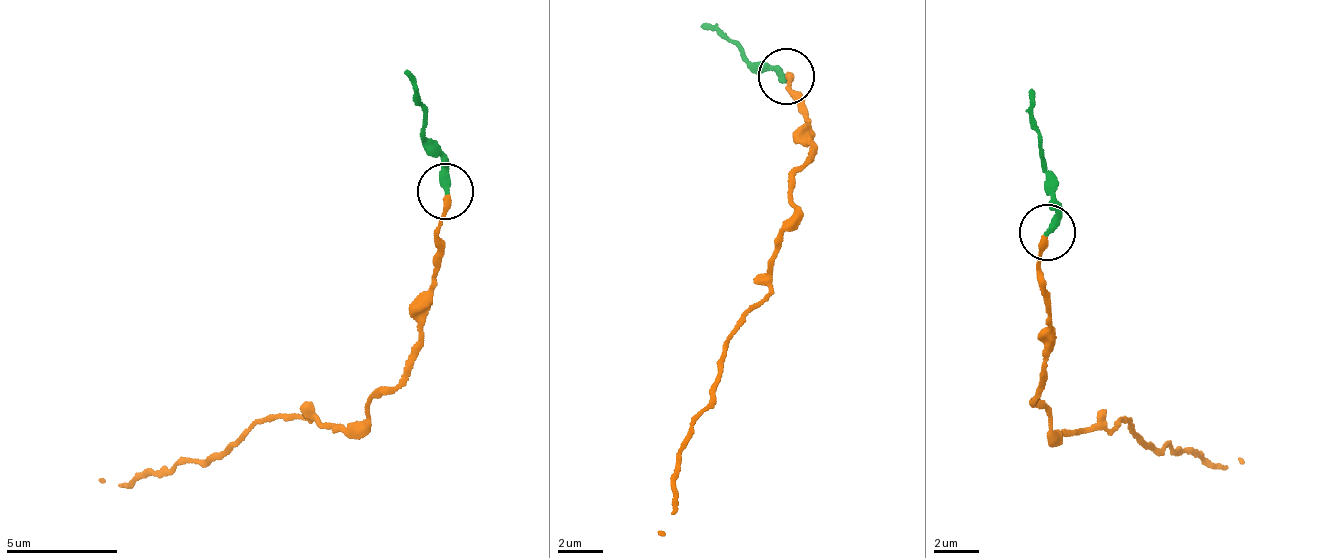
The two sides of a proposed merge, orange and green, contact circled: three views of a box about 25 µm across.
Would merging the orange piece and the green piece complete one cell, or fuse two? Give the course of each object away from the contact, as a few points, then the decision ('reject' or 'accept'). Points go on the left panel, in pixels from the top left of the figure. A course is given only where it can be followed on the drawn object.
orange via (447, 195), (424, 344), (371, 400), (369, 418), (341, 427), (276, 415), (203, 460), (99, 477) | green via (447, 190), (444, 150), (424, 134), (417, 79), (405, 68) | reject

